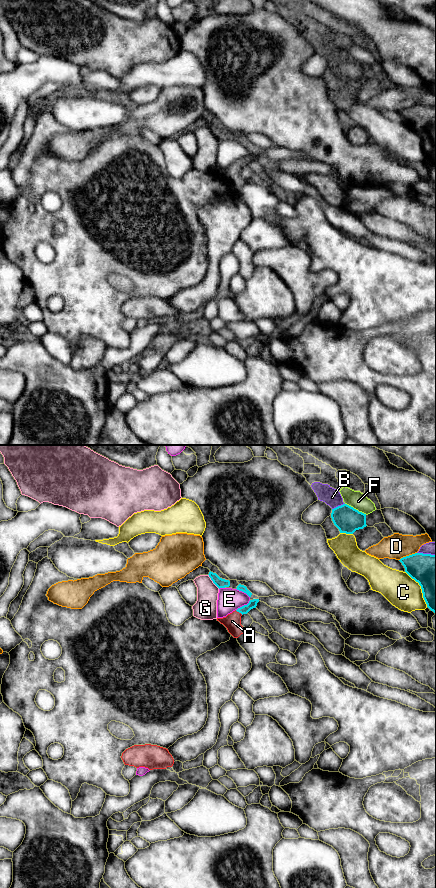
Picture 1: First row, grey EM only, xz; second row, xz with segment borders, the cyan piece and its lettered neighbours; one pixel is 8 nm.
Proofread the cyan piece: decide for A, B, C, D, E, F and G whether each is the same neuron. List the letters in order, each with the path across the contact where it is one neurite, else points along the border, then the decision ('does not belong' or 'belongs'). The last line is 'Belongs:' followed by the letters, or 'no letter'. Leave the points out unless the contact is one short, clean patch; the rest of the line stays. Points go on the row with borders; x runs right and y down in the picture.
A: across xz (245, 609), (239, 612), (232, 621) | belongs
B: does not belong
C: does not belong
D: does not belong
E: along xz (250, 600), (236, 610) | does not belong
F: does not belong
G: does not belong
Belongs: A

